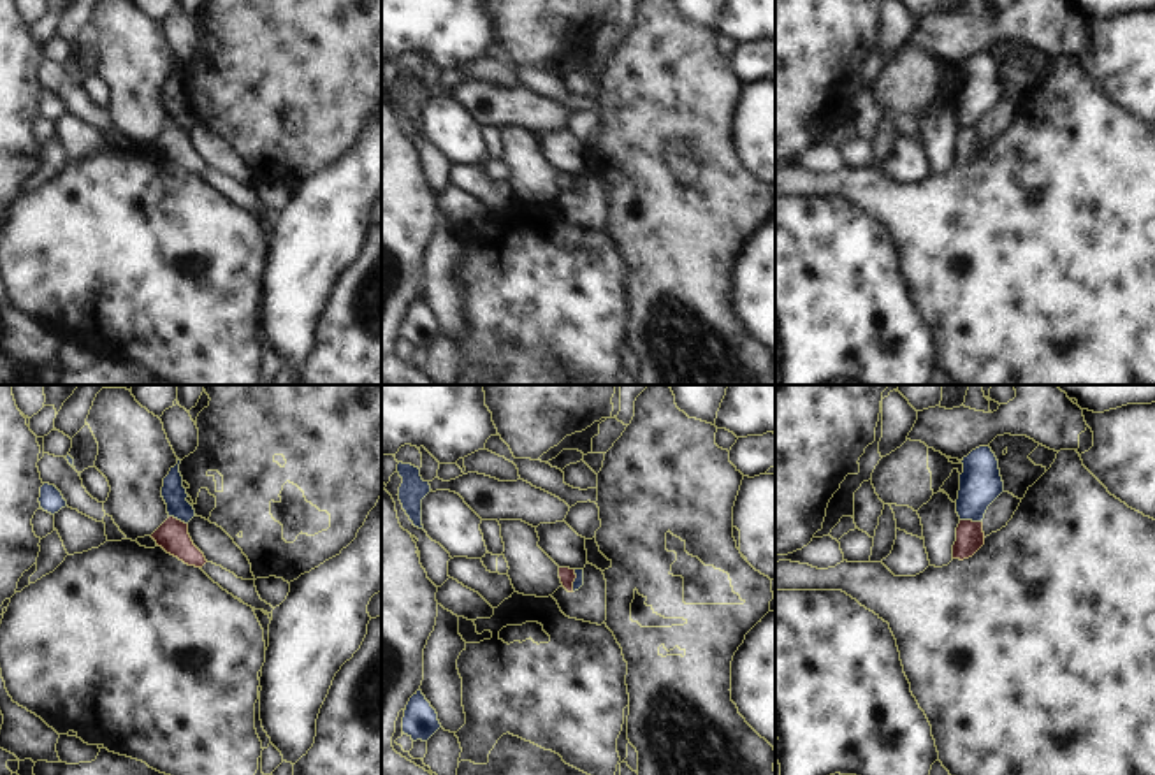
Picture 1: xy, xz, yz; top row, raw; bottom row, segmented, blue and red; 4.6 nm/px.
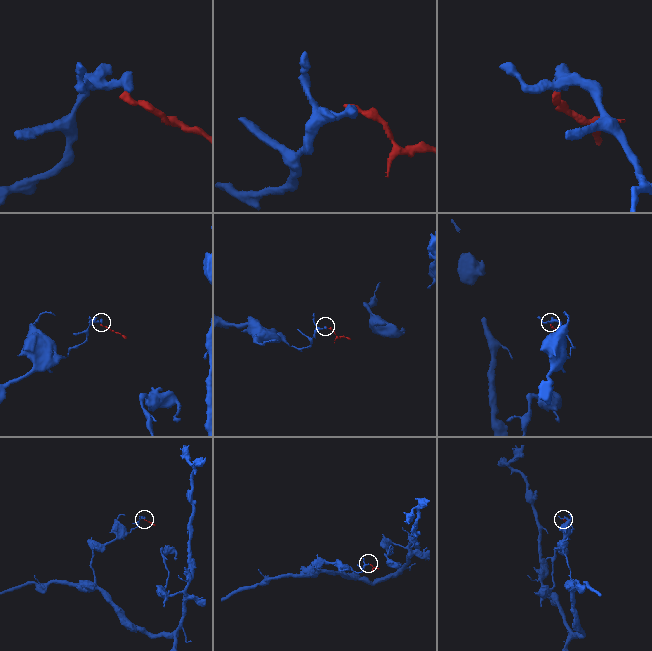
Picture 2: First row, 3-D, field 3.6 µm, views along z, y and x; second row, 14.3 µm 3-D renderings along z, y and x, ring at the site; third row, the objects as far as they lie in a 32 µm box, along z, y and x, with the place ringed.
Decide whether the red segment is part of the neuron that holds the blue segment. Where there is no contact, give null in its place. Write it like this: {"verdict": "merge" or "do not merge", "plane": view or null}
{"verdict": "do not merge", "plane": "yz"}

